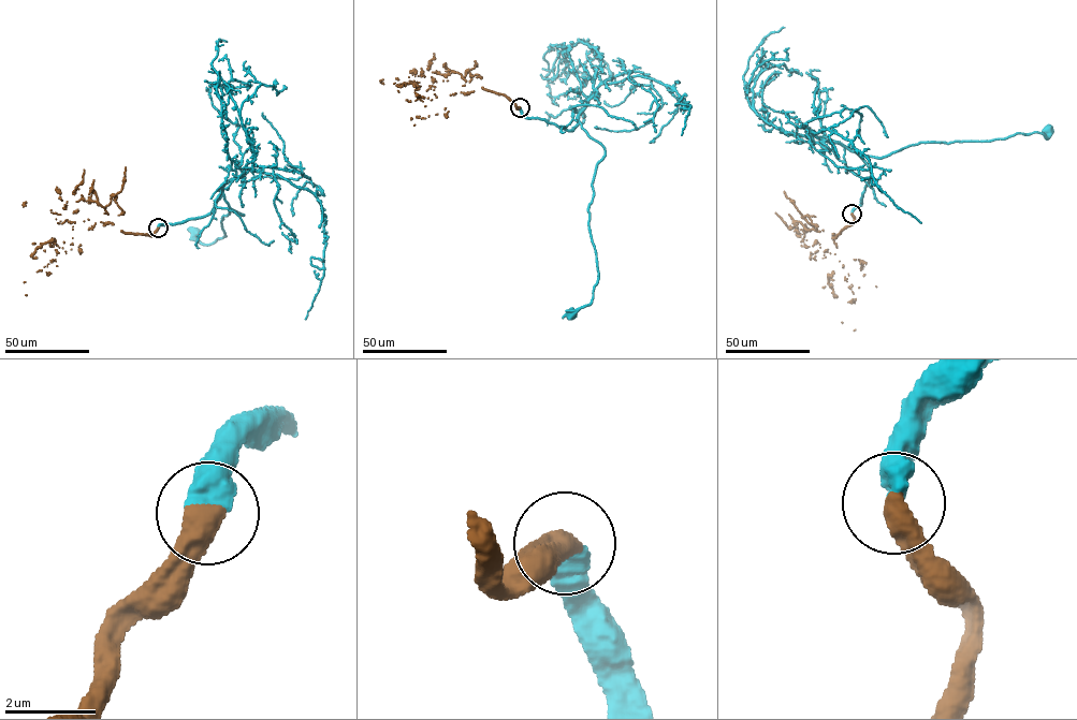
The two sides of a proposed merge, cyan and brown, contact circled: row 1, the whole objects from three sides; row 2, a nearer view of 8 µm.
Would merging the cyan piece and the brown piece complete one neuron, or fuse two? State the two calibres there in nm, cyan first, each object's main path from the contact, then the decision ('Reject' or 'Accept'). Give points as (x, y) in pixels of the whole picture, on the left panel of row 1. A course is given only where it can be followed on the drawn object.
Thickness 650 nm (cyan) against 550 nm. Course of cyan: (158, 228), (207, 215), (222, 194), (243, 215), (229, 209), (221, 223), (226, 236), (213, 243), (197, 234). Course of brown: (158, 228), (121, 232), (101, 222), (107, 214), (96, 202), (67, 201), (72, 244), (25, 281), (27, 295). Accept

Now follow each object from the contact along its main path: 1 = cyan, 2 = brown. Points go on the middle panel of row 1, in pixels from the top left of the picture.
1: (520, 107), (526, 117), (569, 131), (580, 122), (605, 149), (587, 209), (597, 282), (592, 302), (571, 312)
2: (520, 107), (462, 92), (456, 72), (421, 68), (431, 100), (398, 92)

